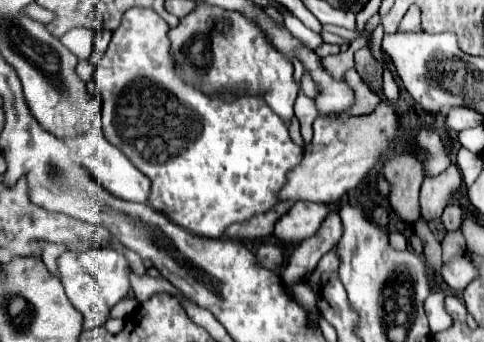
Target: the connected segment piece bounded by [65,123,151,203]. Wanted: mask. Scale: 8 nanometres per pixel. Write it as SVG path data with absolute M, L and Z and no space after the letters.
M102 123L101 127L99 127L99 131L89 131L87 135L83 135L83 137L77 137L77 139L71 139L71 141L65 141L69 147L71 147L71 159L73 161L83 163L83 167L87 167L91 173L93 173L93 177L109 191L109 193L115 193L115 197L121 197L121 199L125 199L125 201L137 201L137 203L147 203L147 197L149 197L149 179L143 175L143 173L139 173L139 169L135 169L135 165L131 165L131 161L117 149L117 147L113 147L109 141L105 141L105 137L103 137L102 131Z

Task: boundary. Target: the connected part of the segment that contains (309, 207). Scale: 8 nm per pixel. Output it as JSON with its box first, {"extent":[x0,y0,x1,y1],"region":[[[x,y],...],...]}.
{"extent":[273,201,329,243],"region":[[[297,201],[283,217],[279,217],[279,221],[275,223],[273,235],[287,243],[299,243],[299,241],[311,237],[319,229],[319,225],[321,225],[323,217],[327,217],[327,213],[329,213],[327,205]]]}

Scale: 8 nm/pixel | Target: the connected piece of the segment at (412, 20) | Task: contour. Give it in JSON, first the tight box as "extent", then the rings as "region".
{"extent":[399,6,421,31],"region":[[[417,6],[409,7],[409,11],[405,13],[399,29],[401,31],[421,31],[421,11],[417,9]]]}

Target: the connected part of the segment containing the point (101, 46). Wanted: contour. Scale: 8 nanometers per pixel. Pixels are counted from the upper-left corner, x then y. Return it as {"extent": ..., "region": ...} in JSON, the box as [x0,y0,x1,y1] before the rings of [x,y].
{"extent":[91,31,111,65],"region":[[[97,31],[95,33],[95,41],[93,41],[93,55],[91,55],[91,63],[97,65],[97,61],[103,57],[103,53],[107,51],[111,39],[111,31]]]}

